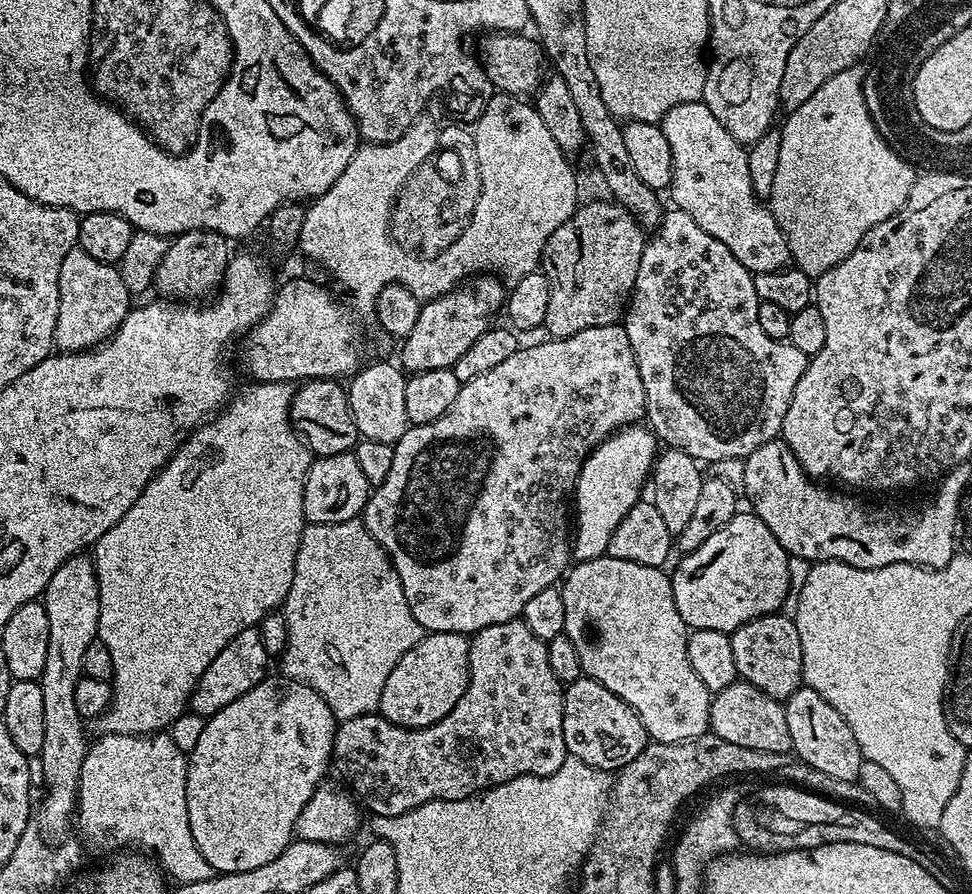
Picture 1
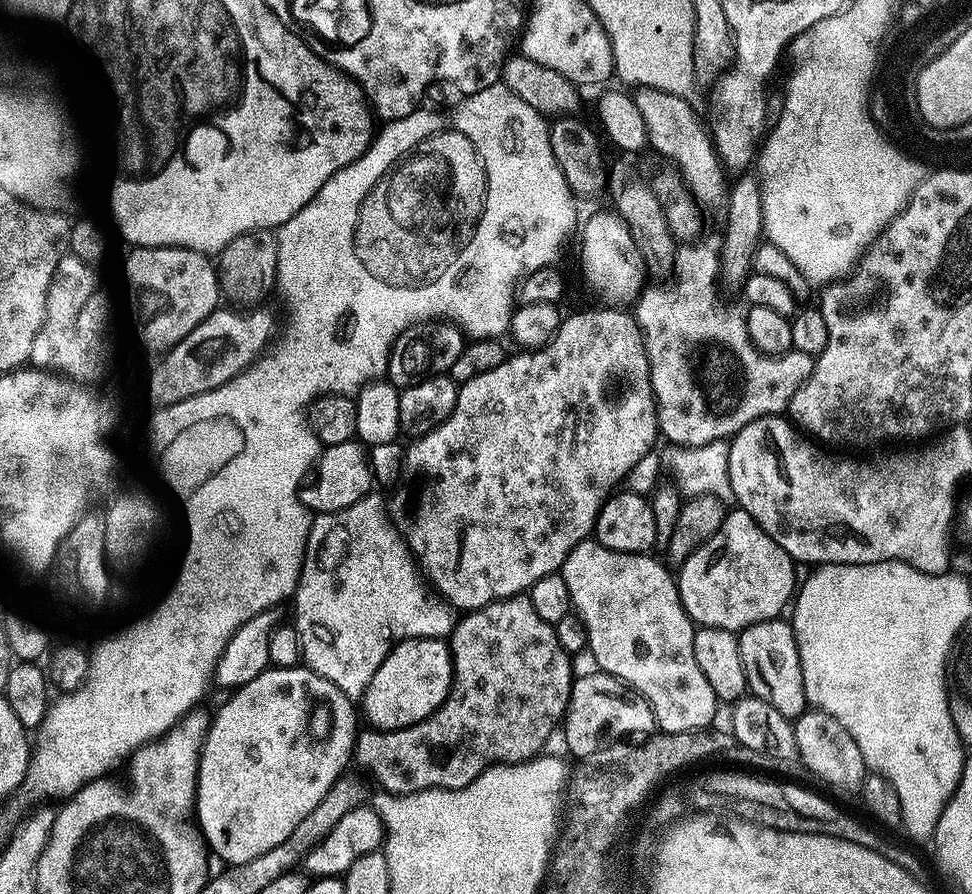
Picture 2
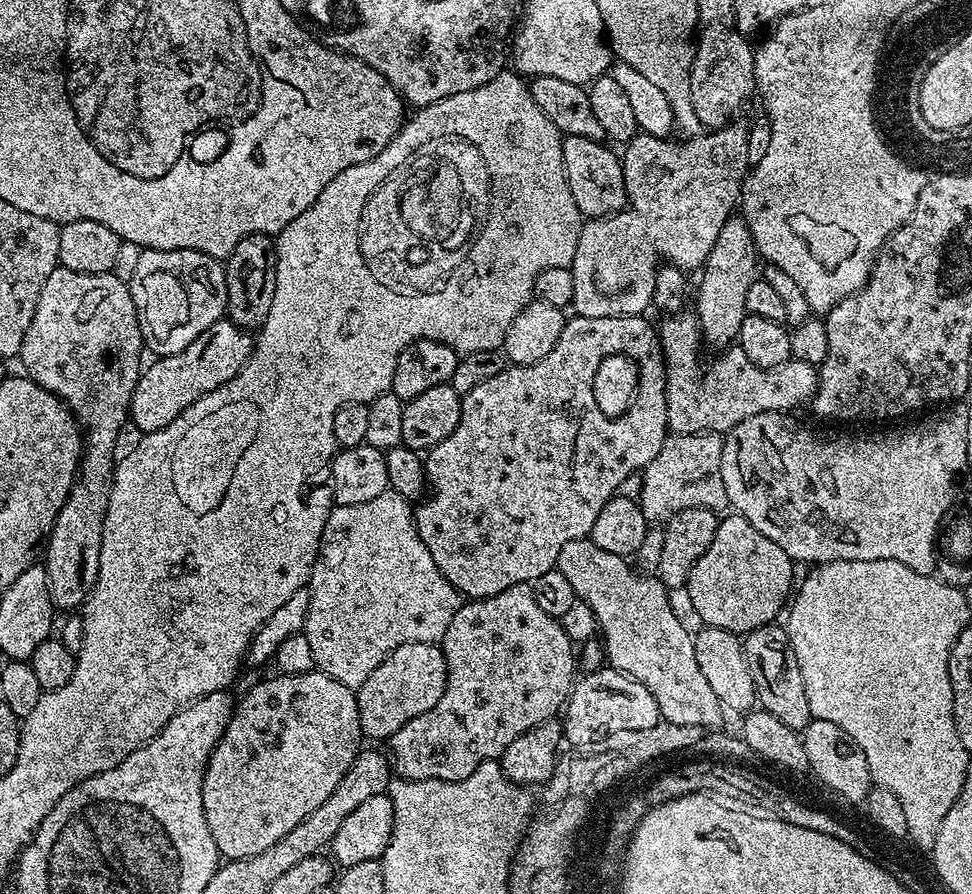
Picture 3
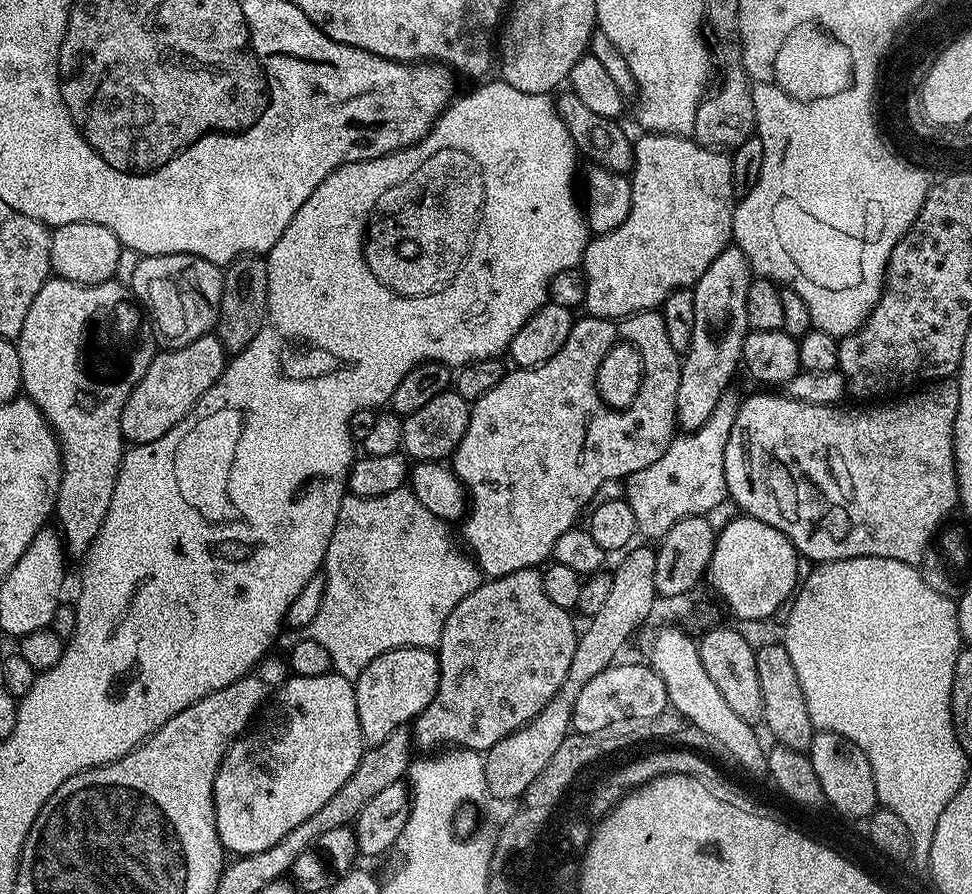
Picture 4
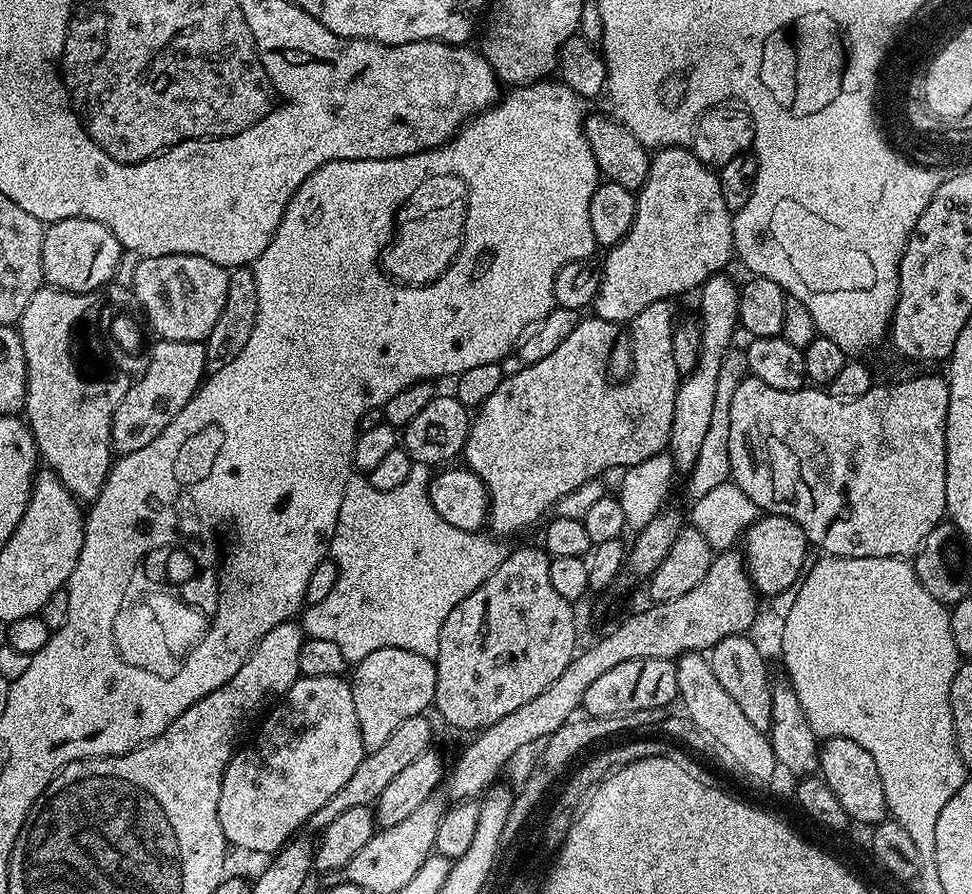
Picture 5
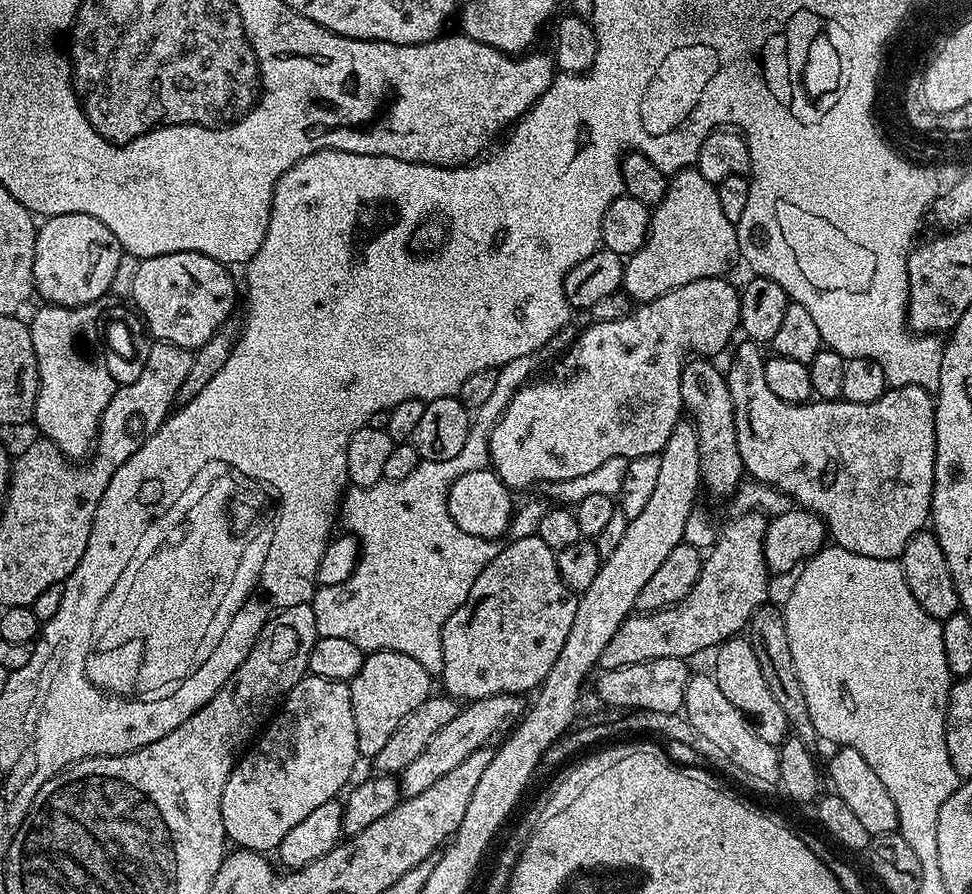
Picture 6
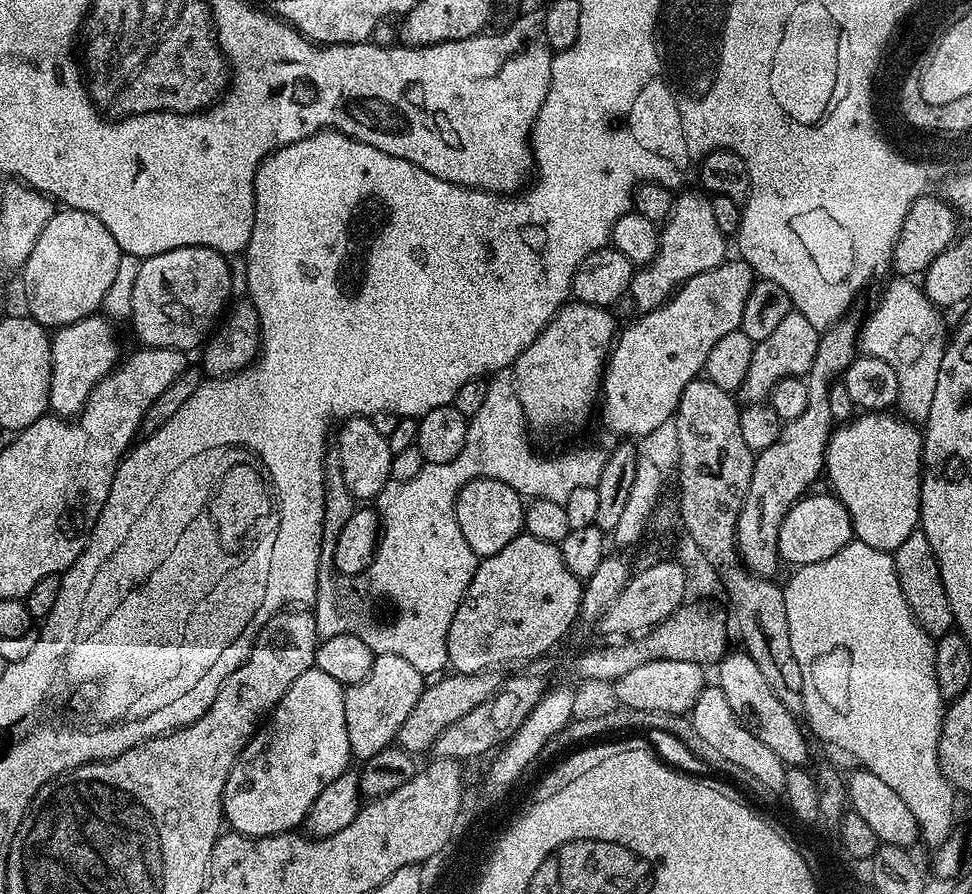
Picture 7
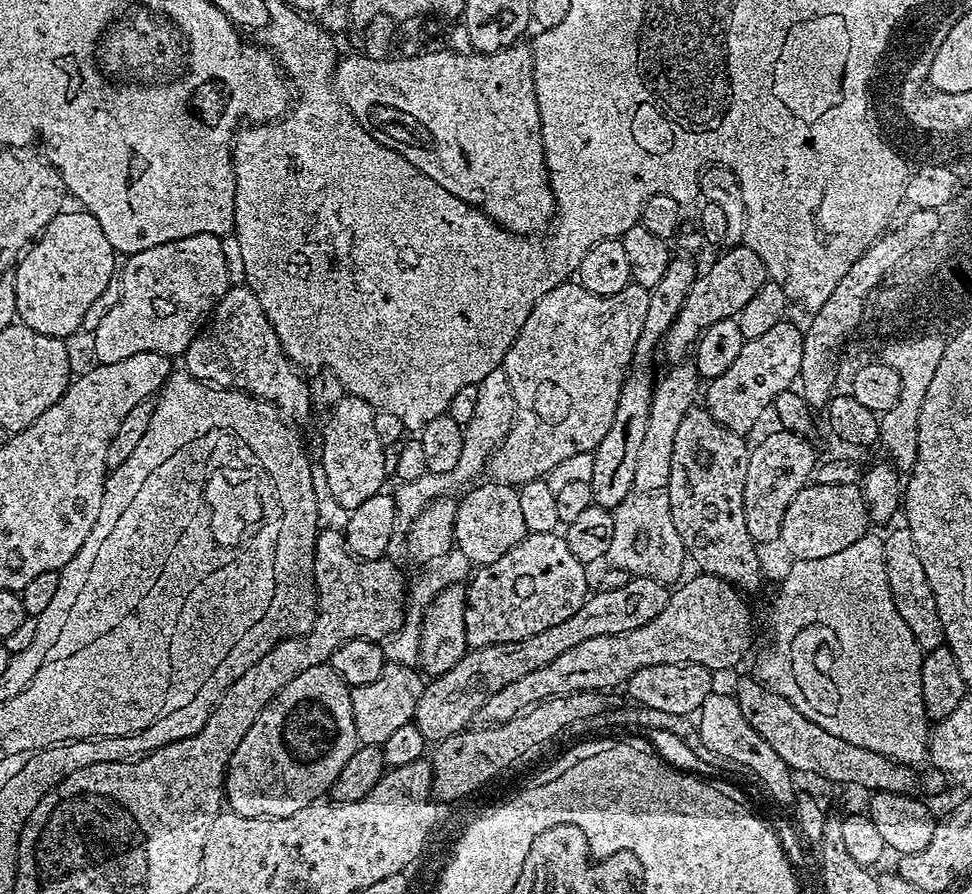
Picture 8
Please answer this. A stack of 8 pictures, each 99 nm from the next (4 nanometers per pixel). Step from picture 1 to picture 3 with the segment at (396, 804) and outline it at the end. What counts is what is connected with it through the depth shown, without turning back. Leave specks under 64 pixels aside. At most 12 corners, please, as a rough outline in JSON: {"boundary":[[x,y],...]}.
{"boundary":[[531,583],[461,603],[402,780],[465,780],[567,705],[578,656]]}

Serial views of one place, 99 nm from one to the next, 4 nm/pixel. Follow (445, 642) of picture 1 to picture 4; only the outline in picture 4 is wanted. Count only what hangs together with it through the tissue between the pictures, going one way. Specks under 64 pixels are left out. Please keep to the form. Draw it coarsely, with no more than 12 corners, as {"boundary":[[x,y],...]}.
{"boundary":[[431,648],[378,654],[357,676],[365,745],[411,725],[440,681]]}

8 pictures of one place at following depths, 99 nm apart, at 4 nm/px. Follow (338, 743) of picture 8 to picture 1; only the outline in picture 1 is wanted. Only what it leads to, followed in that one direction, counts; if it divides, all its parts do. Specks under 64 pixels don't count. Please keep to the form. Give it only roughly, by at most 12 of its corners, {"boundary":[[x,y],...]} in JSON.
{"boundary":[[269,675],[190,748],[192,838],[213,873],[292,843],[338,721]]}

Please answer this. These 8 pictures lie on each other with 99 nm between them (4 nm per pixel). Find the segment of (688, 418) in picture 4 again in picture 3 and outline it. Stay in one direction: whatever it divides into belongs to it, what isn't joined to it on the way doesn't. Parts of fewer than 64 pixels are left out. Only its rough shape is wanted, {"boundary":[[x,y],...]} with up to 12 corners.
{"boundary":[[743,215],[722,226],[694,288],[705,345],[739,337],[758,278]]}

